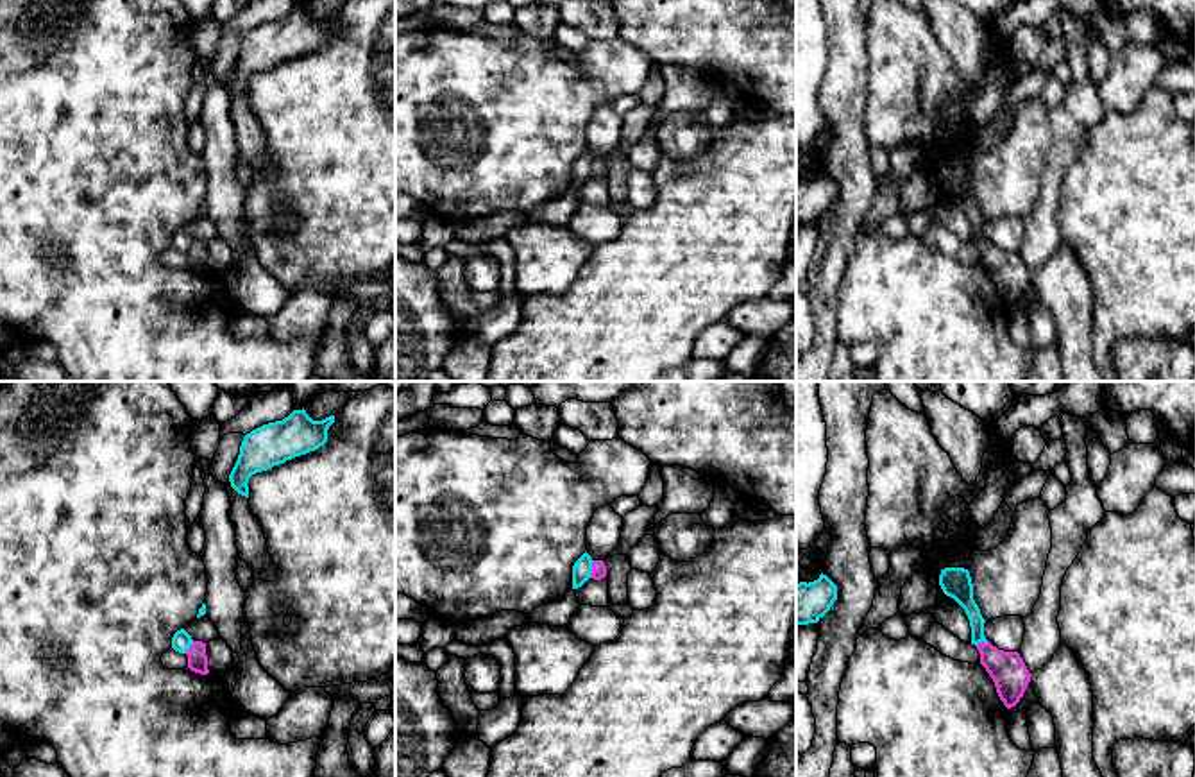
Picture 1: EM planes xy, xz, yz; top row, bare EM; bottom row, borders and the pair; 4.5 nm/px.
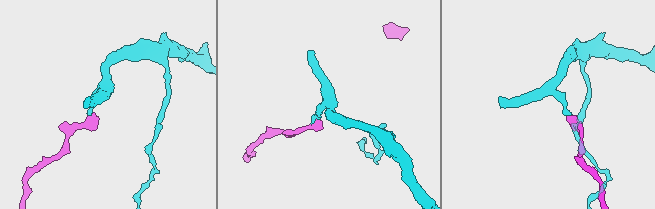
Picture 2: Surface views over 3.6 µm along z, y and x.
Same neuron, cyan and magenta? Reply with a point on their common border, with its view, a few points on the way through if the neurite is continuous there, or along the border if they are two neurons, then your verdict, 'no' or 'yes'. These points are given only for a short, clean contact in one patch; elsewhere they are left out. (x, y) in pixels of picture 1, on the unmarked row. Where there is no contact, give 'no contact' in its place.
contact xz (591, 169); border xz (594, 160), (589, 176); no

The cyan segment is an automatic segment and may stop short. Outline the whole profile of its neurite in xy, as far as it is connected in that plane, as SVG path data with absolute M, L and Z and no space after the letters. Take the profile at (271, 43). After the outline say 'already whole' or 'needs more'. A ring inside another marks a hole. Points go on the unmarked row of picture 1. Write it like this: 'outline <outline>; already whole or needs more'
outline M293 9L283 20L263 23L247 32L238 59L229 73L231 86L249 97L249 77L295 56L318 48L327 41L335 14L313 20L306 9Z; already whole

